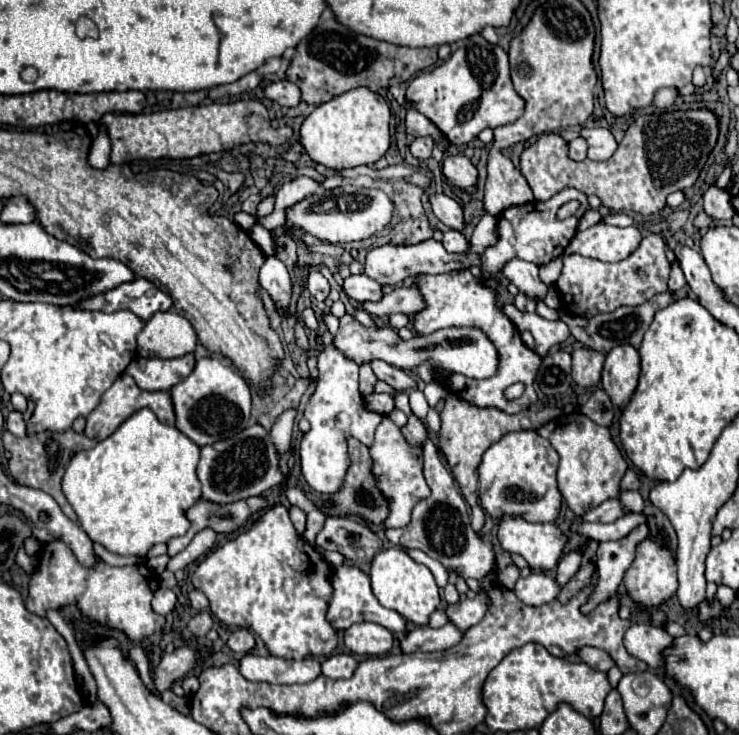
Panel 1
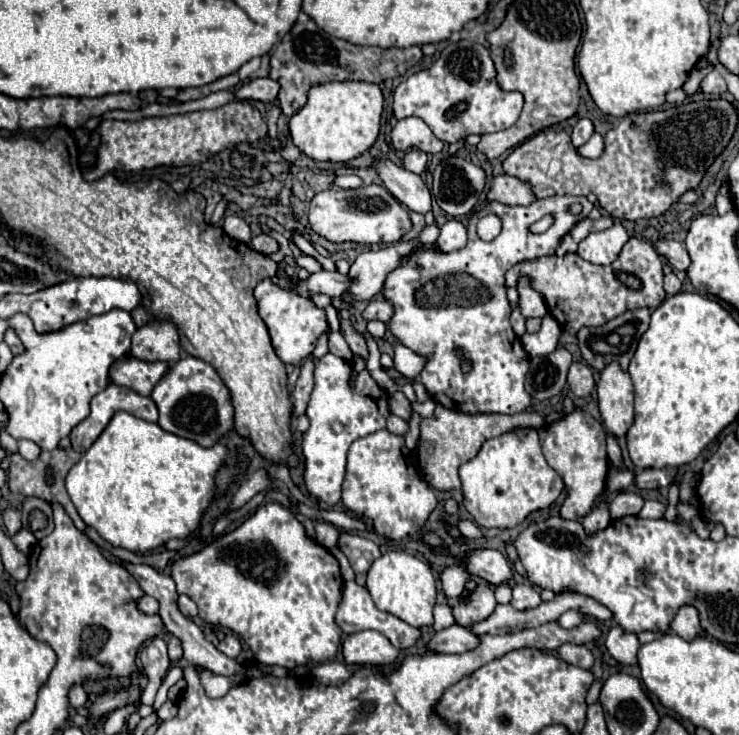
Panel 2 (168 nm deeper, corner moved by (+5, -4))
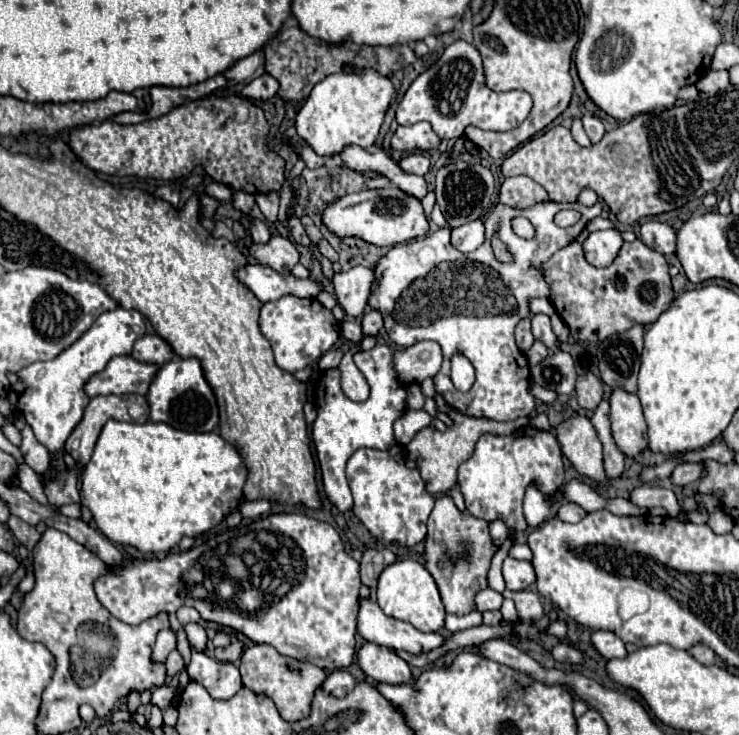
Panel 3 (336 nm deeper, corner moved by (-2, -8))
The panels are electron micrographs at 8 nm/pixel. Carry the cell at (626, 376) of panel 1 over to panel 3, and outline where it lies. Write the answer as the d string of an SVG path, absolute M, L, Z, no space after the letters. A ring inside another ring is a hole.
M616 388L610 396L610 422L616 446L624 456L636 458L648 448L646 422L638 396Z

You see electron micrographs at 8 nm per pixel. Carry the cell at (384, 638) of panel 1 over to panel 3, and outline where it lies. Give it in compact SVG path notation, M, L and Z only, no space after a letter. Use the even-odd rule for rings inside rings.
M366 642L358 650L358 664L364 670L366 676L370 676L374 682L386 682L386 684L406 684L410 682L410 666L396 656L390 648L370 644Z

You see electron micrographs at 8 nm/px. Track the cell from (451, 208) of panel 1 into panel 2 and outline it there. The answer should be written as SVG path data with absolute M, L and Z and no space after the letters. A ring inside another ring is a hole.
M375 160L373 162L377 174L381 176L385 188L401 202L405 204L409 210L419 212L419 214L427 214L433 206L433 198L425 186L425 182L421 180L421 176L395 166L389 160Z

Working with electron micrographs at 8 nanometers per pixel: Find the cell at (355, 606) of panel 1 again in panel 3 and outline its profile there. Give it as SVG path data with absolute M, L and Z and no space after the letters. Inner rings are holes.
M372 600L360 602L358 634L378 646L406 650L410 654L424 654L444 646L444 636L438 632L420 632L412 624L386 616Z

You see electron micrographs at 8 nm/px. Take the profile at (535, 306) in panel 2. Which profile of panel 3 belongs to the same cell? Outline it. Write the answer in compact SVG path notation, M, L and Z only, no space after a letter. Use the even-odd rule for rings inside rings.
M534 314L532 316L532 334L536 340L540 340L548 350L556 352L560 350L560 342L556 334L550 328L550 318L546 314Z

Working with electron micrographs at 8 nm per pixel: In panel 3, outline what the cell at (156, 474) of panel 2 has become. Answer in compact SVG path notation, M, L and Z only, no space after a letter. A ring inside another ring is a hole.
M108 420L98 436L94 454L90 458L90 462L84 466L82 472L82 504L90 508L98 528L102 530L102 534L106 538L110 538L114 544L124 544L124 546L134 546L140 552L168 552L170 548L174 548L184 536L198 536L210 528L214 528L216 524L220 524L242 500L242 486L246 482L246 466L242 462L242 458L238 456L238 452L234 450L234 446L230 446L220 434L216 432L208 432L208 434L196 434L196 432L186 432L186 430L176 430L164 422L144 422L144 424L136 424L136 422L118 422L118 420Z

